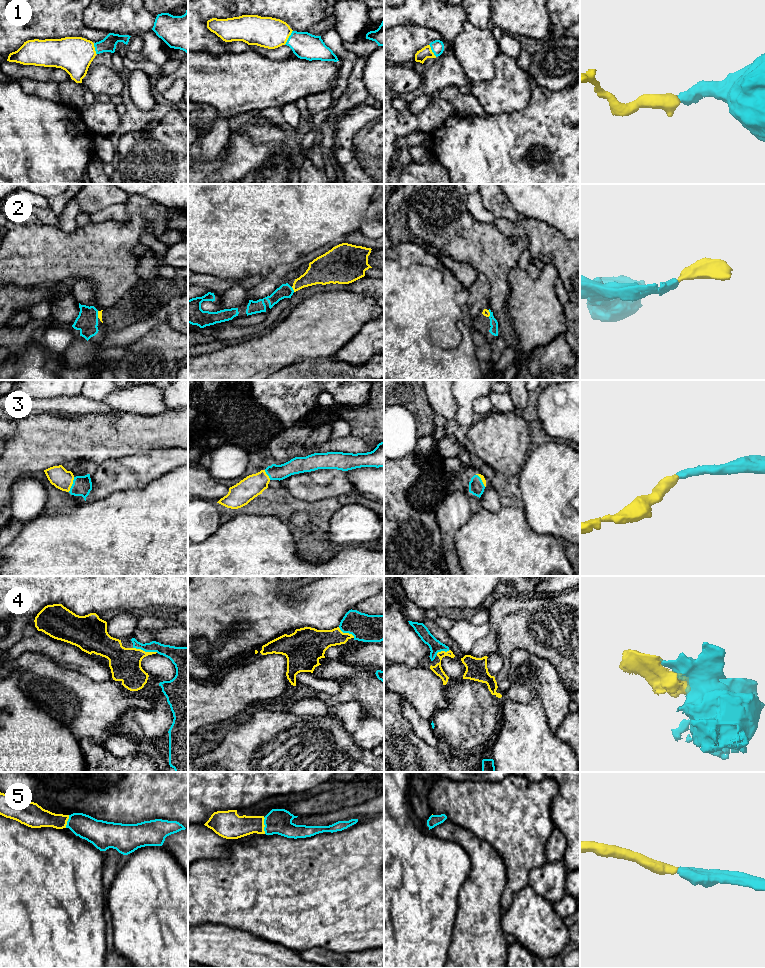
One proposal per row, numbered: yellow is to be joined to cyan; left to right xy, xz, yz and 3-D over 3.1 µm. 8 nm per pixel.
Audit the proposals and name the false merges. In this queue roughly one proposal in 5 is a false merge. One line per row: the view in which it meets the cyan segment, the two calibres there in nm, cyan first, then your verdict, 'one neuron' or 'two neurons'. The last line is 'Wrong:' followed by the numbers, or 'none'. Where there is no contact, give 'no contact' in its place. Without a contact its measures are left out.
1: meets cyan in xz; 220 nm thick on the cyan side, 240 nm on the other; one neuron
2: meets cyan in xz; 110 nm thick on the cyan side, 190 nm on the other; one neuron
3: meets cyan in xy; 160 nm thick on the cyan side, 160 nm on the other; one neuron
4: meets cyan in xy; 130 nm thick on the cyan side, 260 nm on the other; one neuron
5: meets cyan in xz; 200 nm thick on the cyan side, 200 nm on the other; one neuron
Wrong: none

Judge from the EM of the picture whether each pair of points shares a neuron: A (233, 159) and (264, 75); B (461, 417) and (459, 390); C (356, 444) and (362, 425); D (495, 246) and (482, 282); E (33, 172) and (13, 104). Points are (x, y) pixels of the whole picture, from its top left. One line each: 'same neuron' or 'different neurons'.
A: different neurons
B: same neuron
C: different neurons
D: different neurons
E: same neuron

